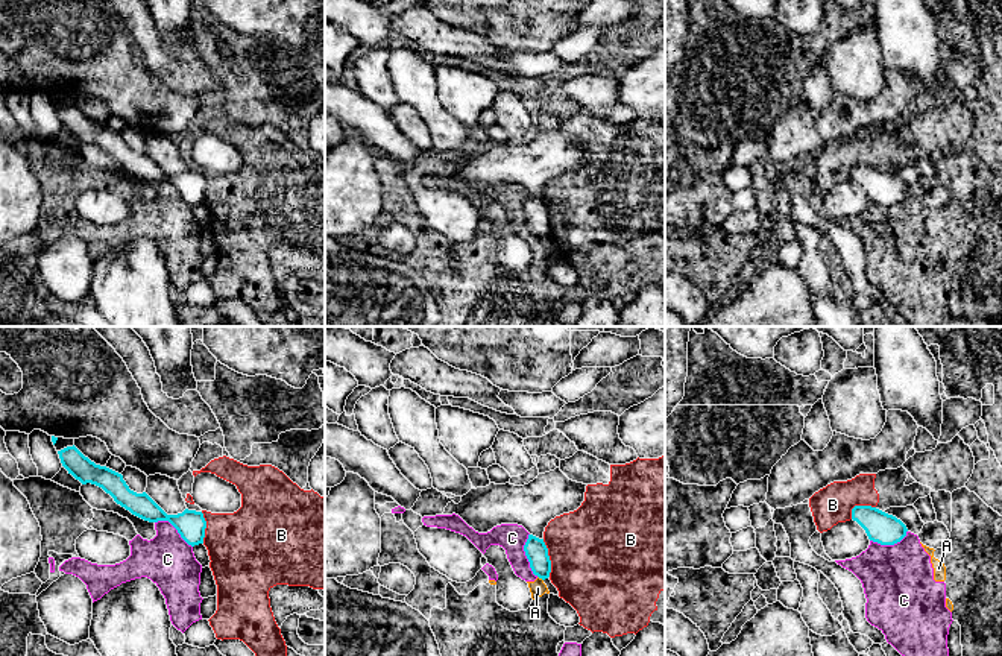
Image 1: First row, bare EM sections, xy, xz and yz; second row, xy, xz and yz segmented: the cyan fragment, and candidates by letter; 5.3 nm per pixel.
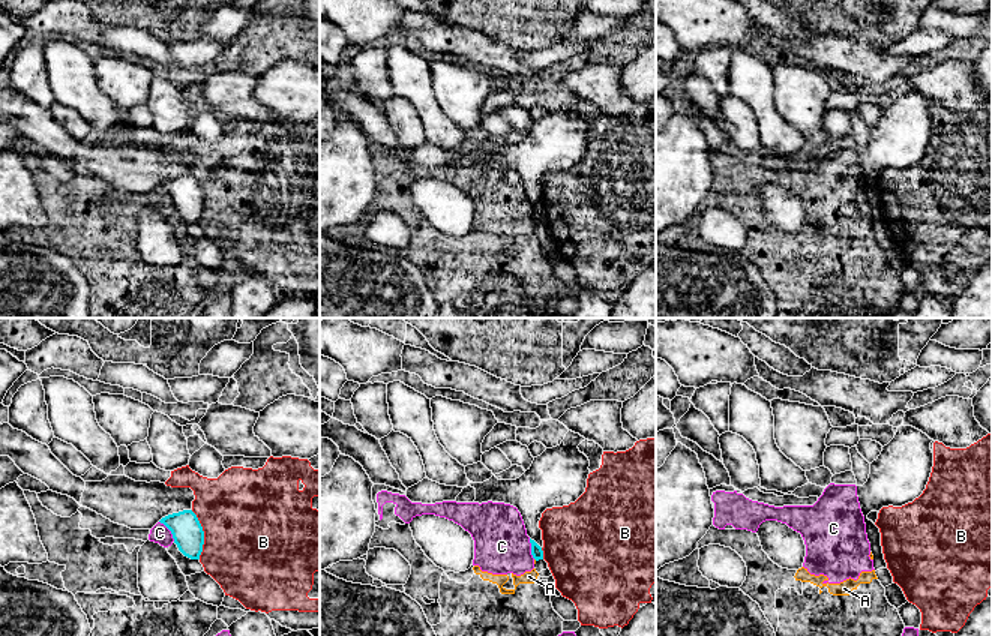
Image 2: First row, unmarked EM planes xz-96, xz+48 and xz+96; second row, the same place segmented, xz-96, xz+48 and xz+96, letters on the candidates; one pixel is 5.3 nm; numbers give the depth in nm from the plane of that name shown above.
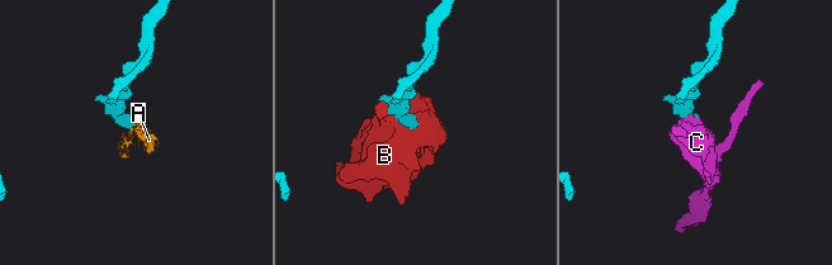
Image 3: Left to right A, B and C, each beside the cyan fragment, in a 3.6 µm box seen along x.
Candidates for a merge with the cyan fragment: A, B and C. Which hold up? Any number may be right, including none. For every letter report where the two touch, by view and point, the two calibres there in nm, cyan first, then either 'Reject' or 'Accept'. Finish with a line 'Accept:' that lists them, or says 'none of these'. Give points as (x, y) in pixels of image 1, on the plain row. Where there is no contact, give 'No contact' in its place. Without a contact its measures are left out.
A: Touches cyan at xz (541, 237). Thickness 120 nm (cyan) against 90 nm. Reject
B: Touches cyan at xz (548, 217). Thickness 120 nm (cyan) against 480 nm. Reject
C: Touches cyan at xz (526, 214). Thickness 120 nm (cyan) against 150 nm. Reject
Accept: none of these

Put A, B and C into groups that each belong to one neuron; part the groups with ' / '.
A C / B

